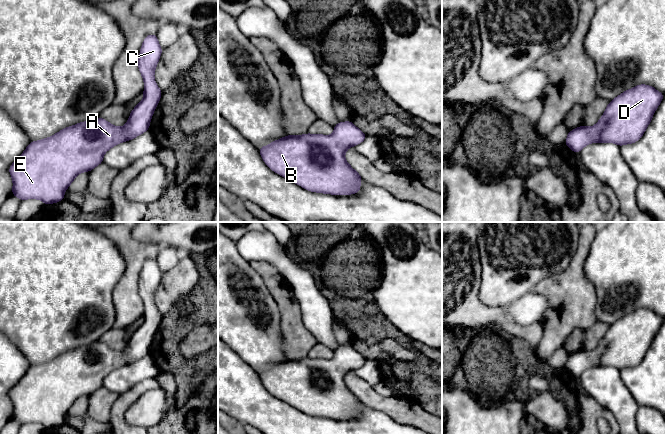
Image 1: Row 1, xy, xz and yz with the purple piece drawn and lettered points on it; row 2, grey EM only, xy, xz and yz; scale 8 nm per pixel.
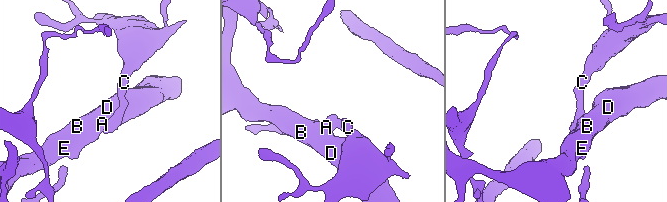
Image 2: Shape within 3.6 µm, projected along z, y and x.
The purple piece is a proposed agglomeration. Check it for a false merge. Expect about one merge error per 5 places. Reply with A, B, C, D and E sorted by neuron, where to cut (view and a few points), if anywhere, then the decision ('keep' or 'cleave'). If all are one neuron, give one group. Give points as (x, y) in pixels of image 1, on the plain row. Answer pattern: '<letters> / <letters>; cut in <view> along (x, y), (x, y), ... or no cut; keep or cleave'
A B C D E; no cut; keep

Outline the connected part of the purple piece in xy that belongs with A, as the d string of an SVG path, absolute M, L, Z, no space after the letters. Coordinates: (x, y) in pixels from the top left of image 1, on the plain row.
M156 258L145 261L138 283L138 292L144 304L144 321L131 335L128 346L124 350L116 351L105 343L96 341L64 352L51 361L30 366L25 375L9 391L13 405L11 419L21 425L39 423L47 429L60 426L73 404L81 396L89 396L103 387L103 380L109 373L148 355L162 318L154 303L162 274Z

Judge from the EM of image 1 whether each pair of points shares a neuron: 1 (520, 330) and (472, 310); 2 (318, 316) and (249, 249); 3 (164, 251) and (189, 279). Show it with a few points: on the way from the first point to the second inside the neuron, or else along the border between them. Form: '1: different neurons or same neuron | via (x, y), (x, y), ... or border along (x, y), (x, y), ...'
1: same neuron | via (508, 325), (498, 315), (484, 315)
2: same neuron | via (308, 295), (302, 283), (270, 251)
3: different neurons | border along (183, 255), (175, 265), (163, 273)

